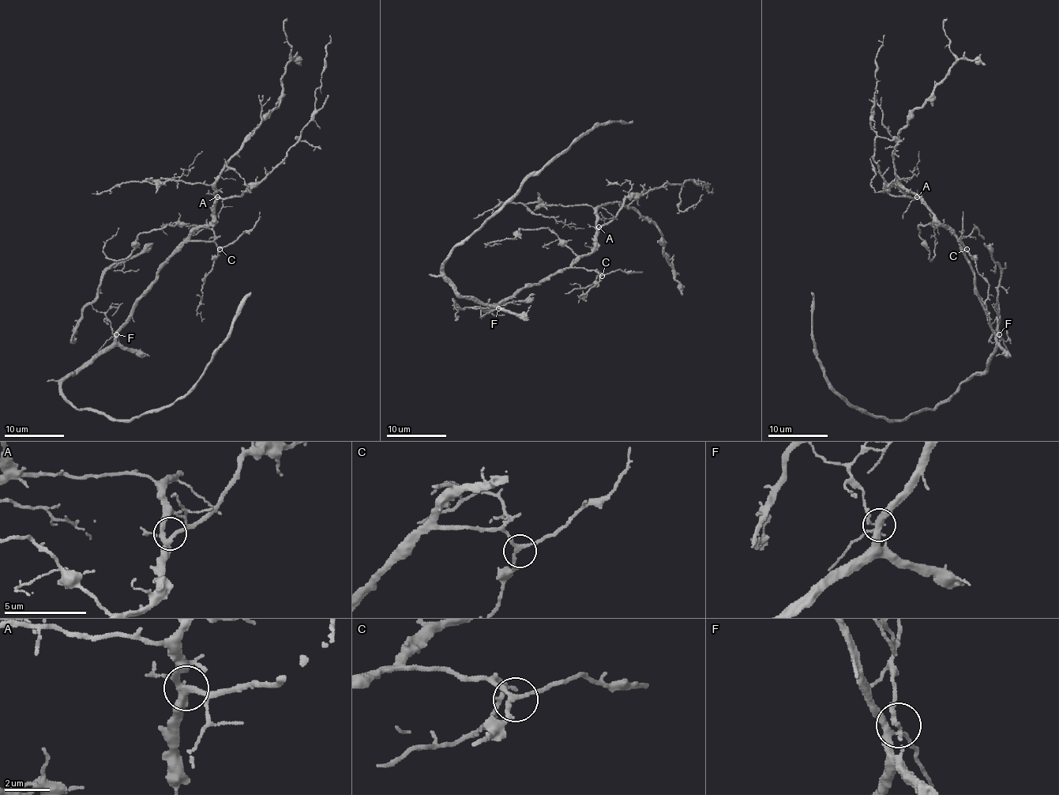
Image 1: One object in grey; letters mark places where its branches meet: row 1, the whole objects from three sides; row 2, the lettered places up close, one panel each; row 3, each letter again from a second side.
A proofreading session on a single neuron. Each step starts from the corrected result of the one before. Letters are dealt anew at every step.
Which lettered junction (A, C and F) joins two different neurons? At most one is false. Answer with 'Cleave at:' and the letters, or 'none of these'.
Cleave at: F

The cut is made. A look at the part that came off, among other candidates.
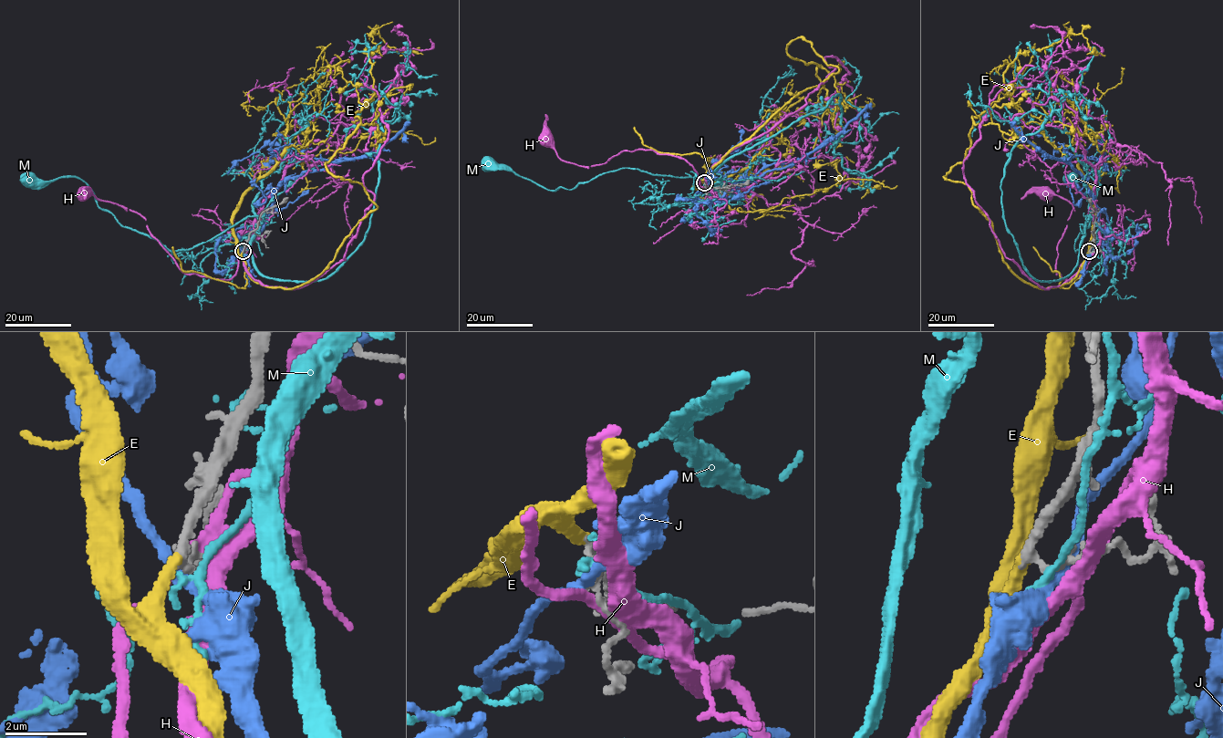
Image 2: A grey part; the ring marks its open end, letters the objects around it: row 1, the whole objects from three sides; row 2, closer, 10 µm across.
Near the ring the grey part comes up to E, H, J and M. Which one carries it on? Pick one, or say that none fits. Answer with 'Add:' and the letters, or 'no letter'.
Add: E

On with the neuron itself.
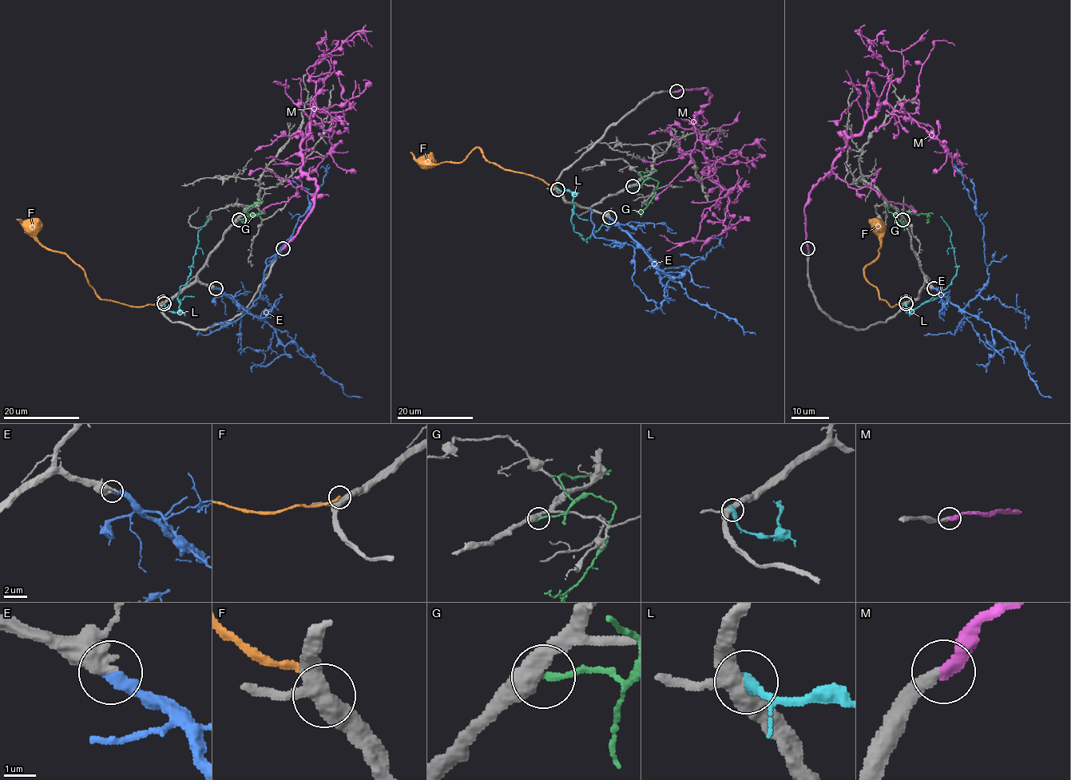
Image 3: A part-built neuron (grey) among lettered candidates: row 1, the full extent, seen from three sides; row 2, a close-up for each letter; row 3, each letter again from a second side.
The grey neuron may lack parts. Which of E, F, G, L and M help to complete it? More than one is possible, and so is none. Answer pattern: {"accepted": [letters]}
{"accepted": ["E", "M"]}

